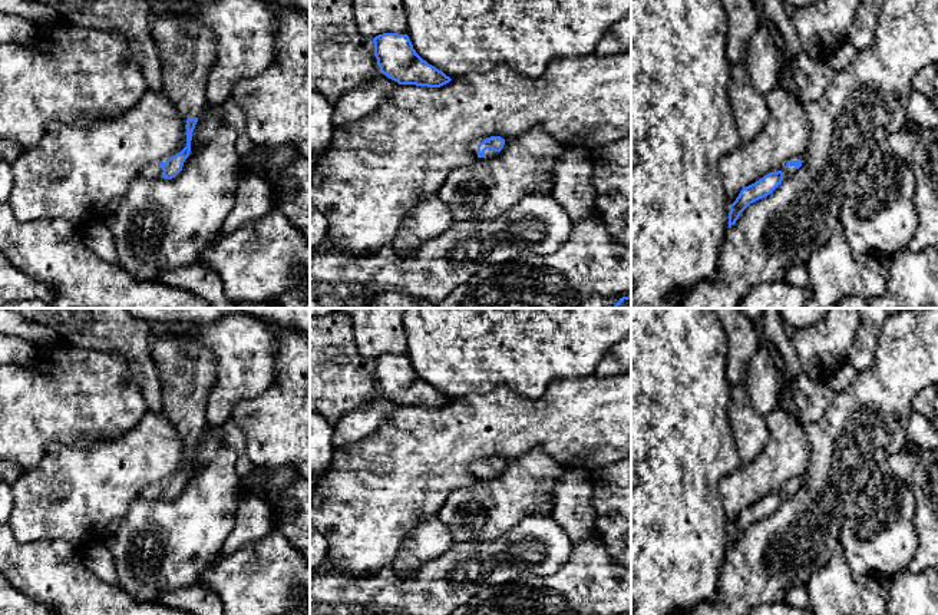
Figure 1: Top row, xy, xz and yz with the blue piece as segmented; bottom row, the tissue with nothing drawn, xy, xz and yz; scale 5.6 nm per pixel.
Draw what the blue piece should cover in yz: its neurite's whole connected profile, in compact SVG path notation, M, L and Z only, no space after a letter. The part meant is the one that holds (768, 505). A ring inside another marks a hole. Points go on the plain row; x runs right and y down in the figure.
M792 477L780 487L777 493L770 493L754 505L743 509L736 522L730 526L729 549L736 545L740 535L750 525L770 516L782 505L783 500L793 497L802 487L802 483L802 477Z

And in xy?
M175 333L152 335L151 354L162 384L162 411L186 442L186 467L175 477L149 485L138 499L172 500L189 477L192 453L208 426L207 403L217 378L217 360L196 338Z

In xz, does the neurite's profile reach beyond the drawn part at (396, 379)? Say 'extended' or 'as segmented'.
as segmented

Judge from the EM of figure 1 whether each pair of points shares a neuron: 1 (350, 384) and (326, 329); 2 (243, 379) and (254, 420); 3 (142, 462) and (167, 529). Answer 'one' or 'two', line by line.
1: one
2: two
3: two

